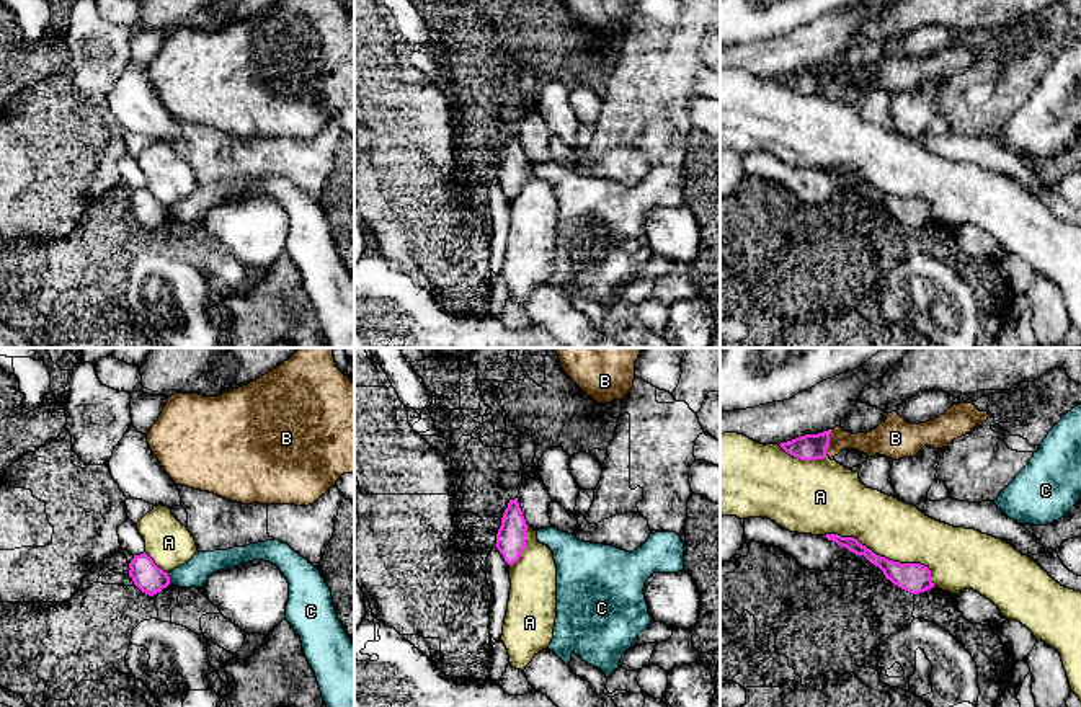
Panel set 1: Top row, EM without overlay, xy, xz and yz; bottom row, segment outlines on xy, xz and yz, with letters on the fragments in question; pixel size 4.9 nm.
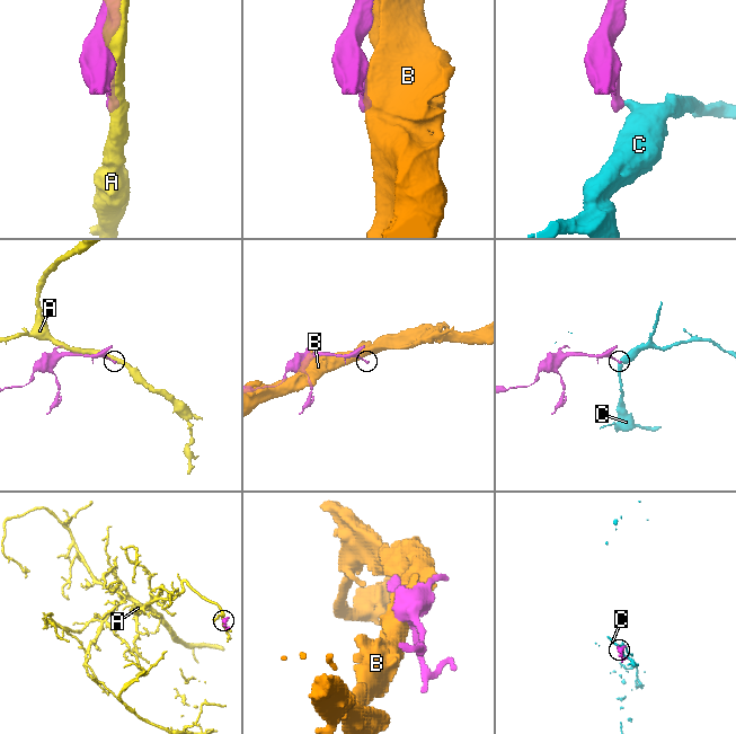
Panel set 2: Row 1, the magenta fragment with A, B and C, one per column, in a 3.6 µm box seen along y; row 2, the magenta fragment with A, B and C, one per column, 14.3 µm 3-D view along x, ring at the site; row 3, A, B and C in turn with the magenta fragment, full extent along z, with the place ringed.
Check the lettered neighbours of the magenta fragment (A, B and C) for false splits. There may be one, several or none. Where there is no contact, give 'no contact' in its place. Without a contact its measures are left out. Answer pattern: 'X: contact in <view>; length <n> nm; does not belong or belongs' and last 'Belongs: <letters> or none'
A: contact in yz; length 600 nm; does not belong
B: contact in yz; length 140 nm; does not belong
C: contact in xy; length 60 nm; does not belong
Belongs: none

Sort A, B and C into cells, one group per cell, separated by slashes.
A / B / C

